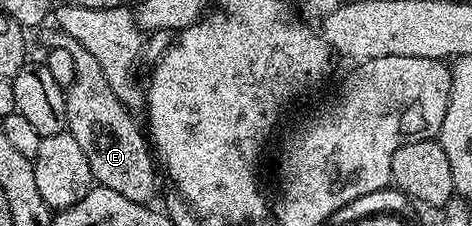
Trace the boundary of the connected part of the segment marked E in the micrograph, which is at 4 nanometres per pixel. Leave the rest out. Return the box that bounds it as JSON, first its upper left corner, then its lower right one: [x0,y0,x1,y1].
[39,26,158,205]

